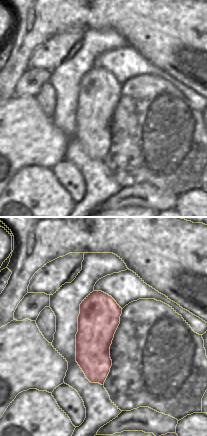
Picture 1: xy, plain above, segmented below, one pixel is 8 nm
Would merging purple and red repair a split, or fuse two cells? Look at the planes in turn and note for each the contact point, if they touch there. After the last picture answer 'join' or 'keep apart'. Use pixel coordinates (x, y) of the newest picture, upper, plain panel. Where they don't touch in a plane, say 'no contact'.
no contact

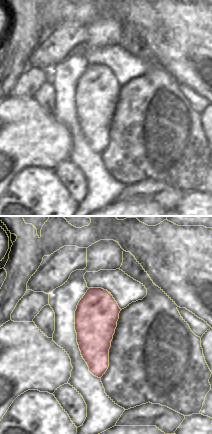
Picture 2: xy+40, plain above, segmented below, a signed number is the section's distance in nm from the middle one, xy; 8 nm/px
no contact

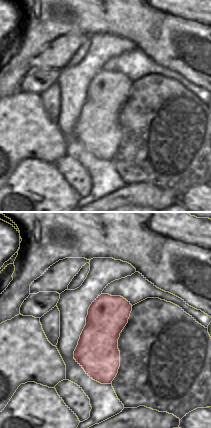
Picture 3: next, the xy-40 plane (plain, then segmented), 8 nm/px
no contact

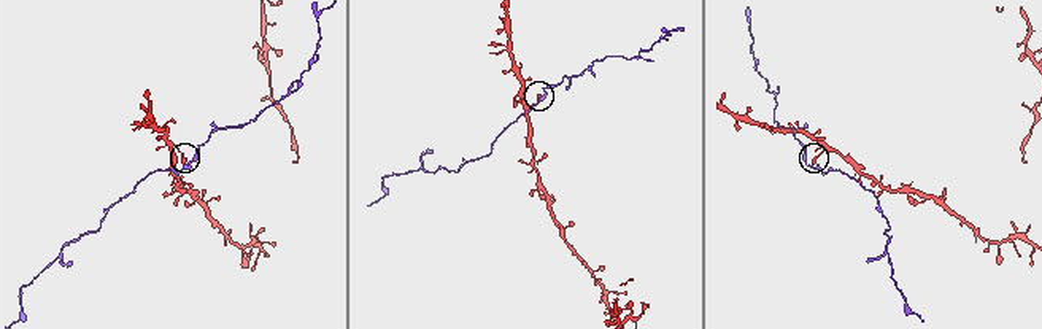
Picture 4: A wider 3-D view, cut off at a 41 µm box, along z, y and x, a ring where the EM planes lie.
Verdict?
join

